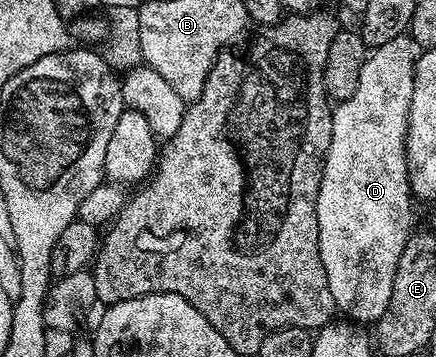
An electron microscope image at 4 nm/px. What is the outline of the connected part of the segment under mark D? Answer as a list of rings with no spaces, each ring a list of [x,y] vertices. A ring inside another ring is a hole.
[[[407,34],[397,36],[397,40],[389,40],[389,44],[381,44],[381,48],[370,51],[361,68],[361,80],[357,80],[357,92],[353,92],[349,100],[338,103],[331,112],[331,139],[327,158],[323,162],[321,188],[317,192],[319,251],[321,264],[325,264],[325,276],[329,276],[329,292],[333,292],[336,311],[356,324],[368,324],[367,322],[375,324],[381,316],[385,316],[385,308],[389,308],[389,296],[393,296],[393,276],[397,276],[397,260],[401,260],[401,252],[405,252],[407,237],[413,233],[413,225],[411,226],[413,195],[407,171],[407,125],[409,124],[409,104],[413,100],[416,57],[417,47]]]

